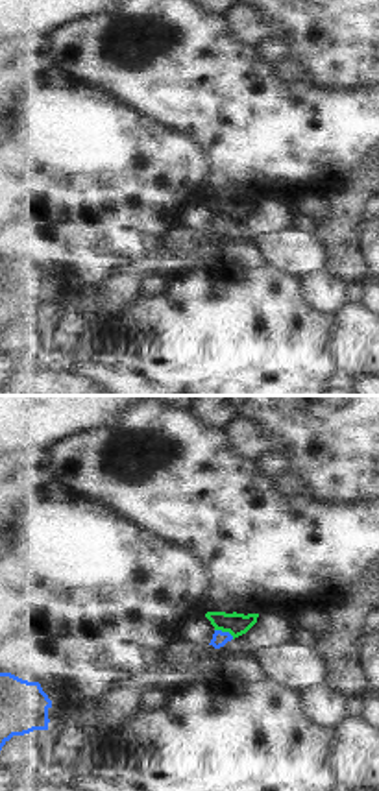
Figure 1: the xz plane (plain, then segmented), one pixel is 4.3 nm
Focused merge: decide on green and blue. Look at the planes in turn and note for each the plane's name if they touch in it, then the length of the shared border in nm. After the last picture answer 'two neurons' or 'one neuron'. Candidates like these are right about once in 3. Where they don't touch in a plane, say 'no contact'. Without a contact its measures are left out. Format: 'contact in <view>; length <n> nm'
contact in xz; length 100 nm

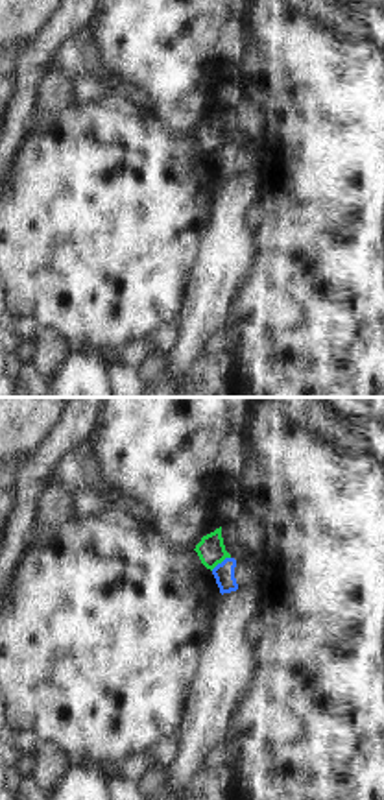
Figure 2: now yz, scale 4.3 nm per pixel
contact in yz; length 110 nm

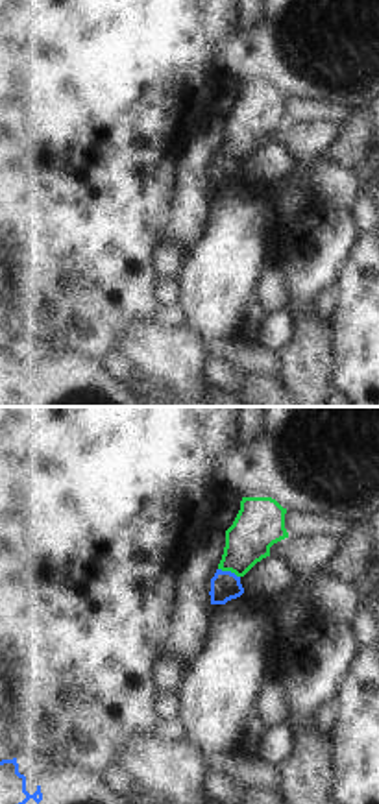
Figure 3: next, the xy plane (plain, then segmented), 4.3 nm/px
contact in xy; length 100 nm

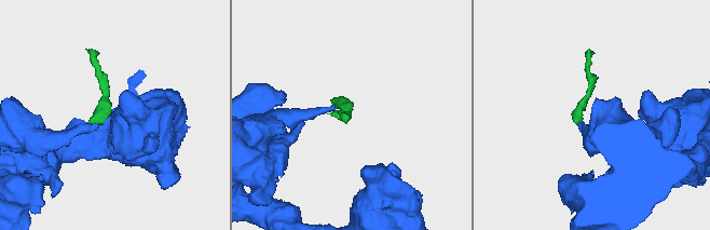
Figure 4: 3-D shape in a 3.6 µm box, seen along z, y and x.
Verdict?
two neurons

